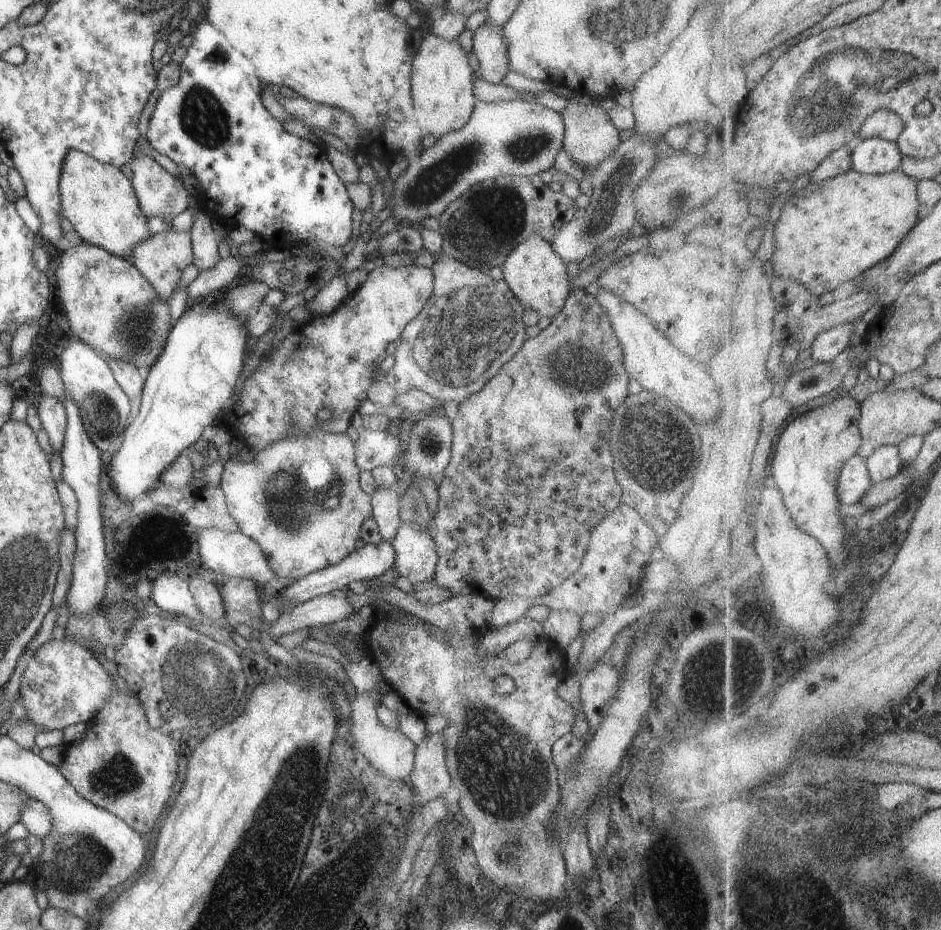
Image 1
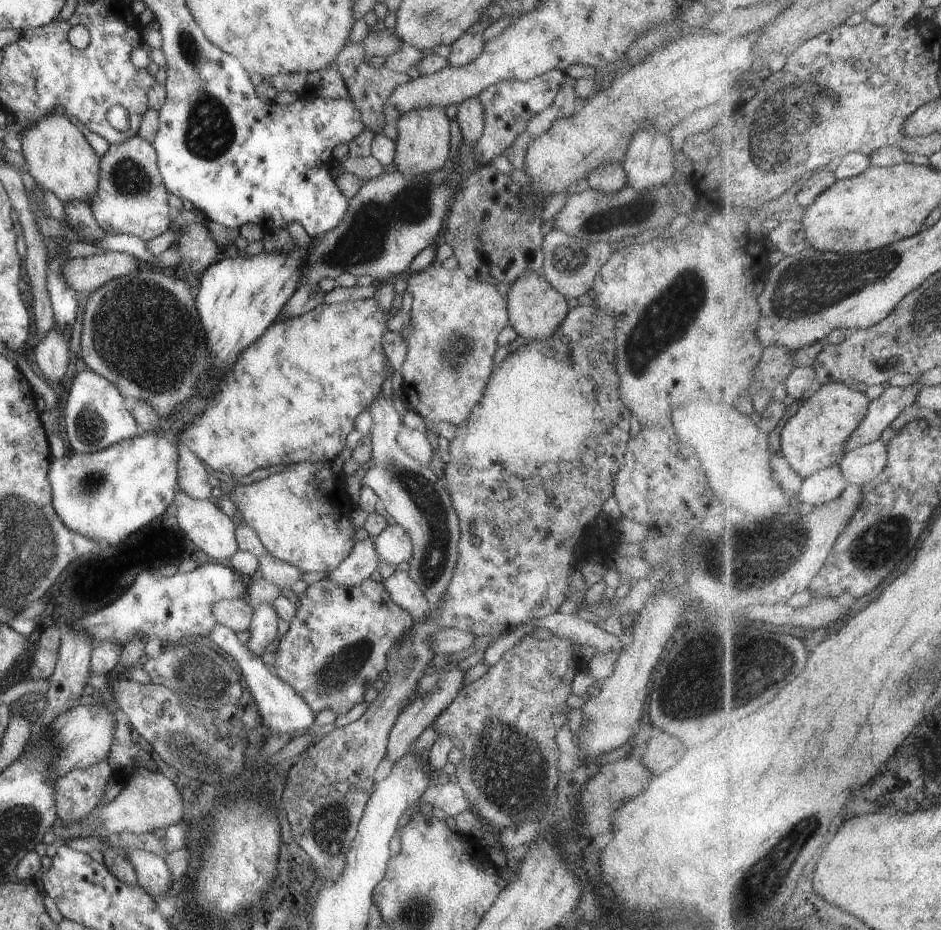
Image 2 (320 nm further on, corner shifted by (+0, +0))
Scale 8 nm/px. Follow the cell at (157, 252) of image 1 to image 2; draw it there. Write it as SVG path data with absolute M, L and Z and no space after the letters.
M105 250L103 254L76 257L64 262L60 268L63 280L75 291L93 292L108 280L126 275L141 261L133 255Z

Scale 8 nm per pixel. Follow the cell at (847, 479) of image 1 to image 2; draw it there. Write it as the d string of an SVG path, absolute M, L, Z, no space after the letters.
M835 464L804 479L798 493L799 500L816 507L839 498L848 486L840 465Z

